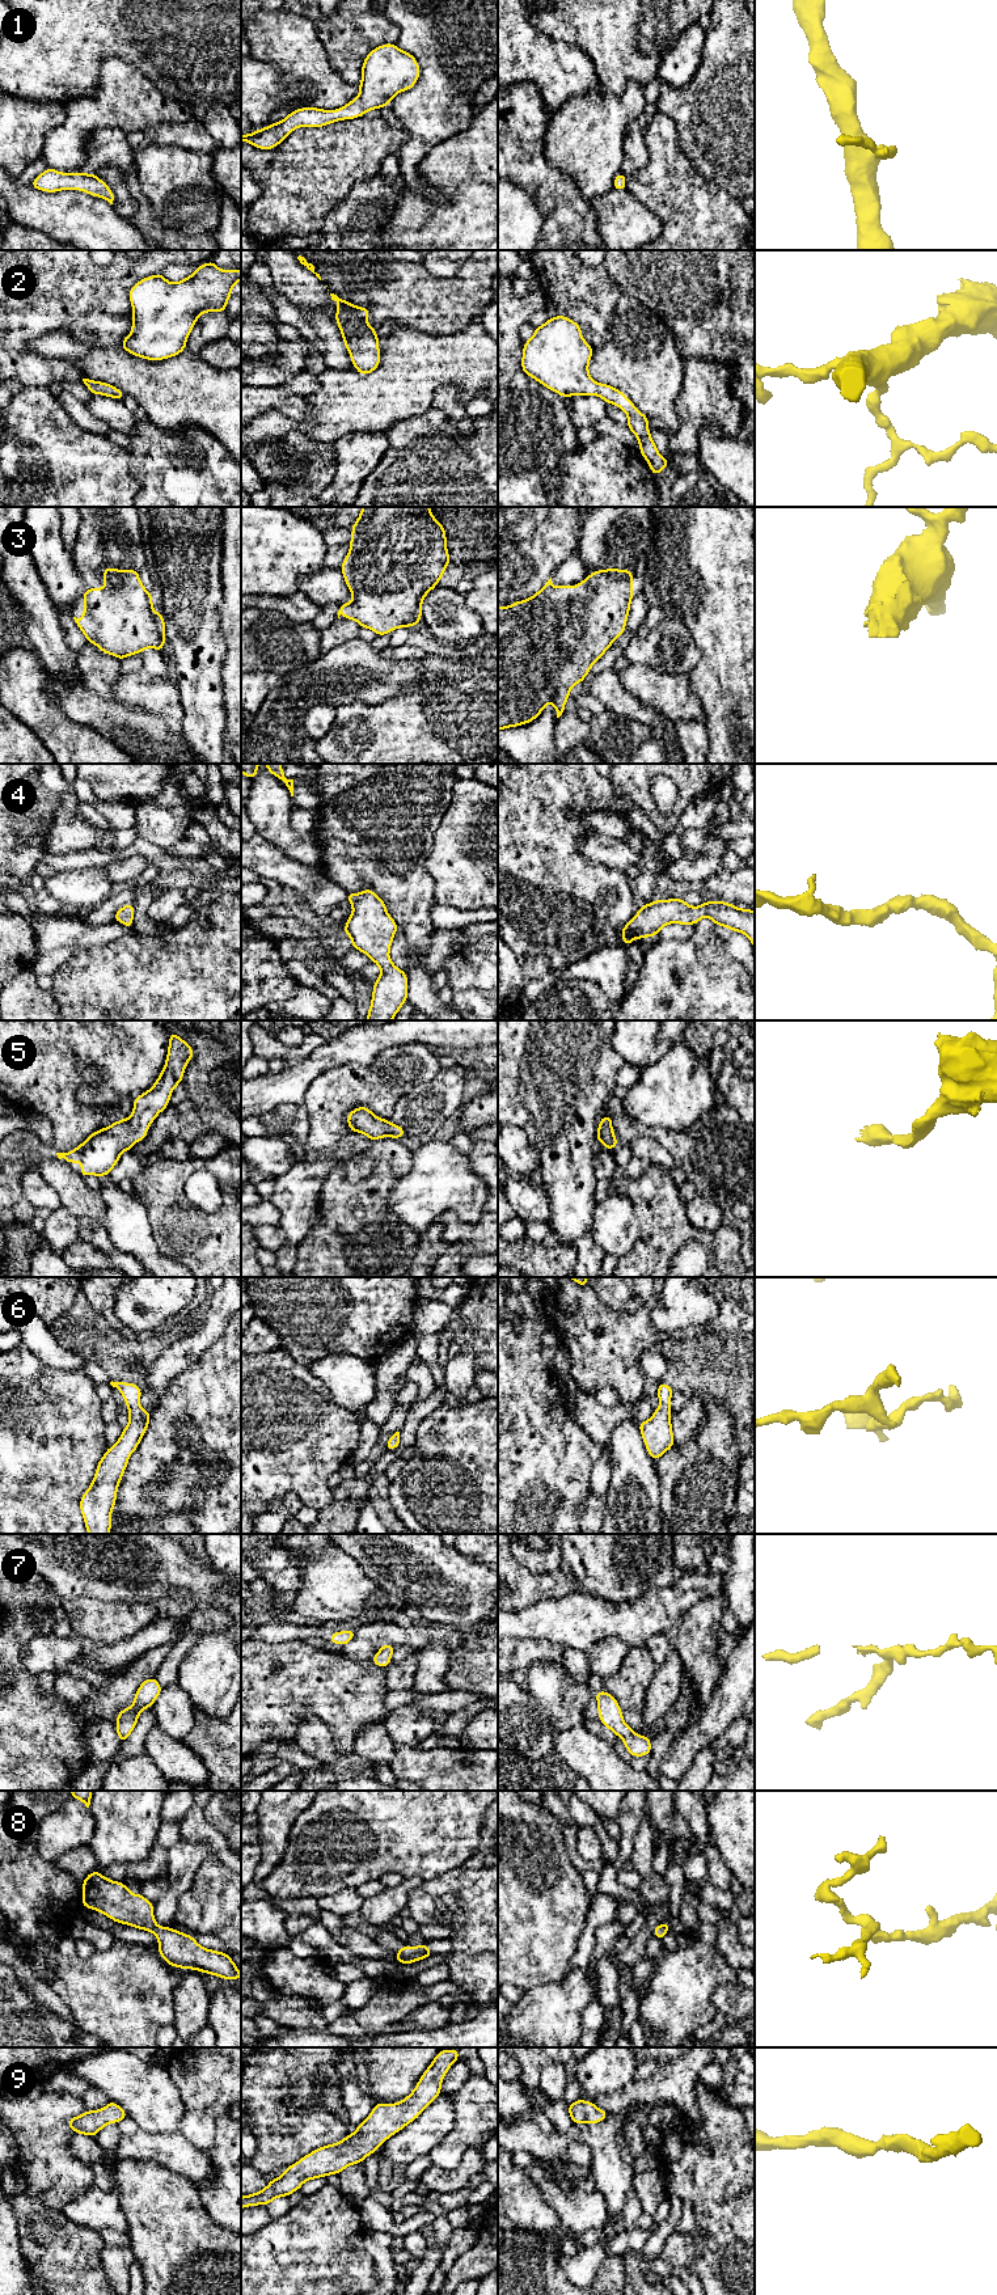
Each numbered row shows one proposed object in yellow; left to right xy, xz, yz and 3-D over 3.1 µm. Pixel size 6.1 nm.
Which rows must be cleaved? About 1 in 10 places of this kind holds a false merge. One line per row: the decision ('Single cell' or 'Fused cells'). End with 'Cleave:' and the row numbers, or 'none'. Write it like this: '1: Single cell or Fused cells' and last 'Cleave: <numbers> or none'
1: Single cell
2: Single cell
3: Single cell
4: Single cell
5: Single cell
6: Single cell
7: Single cell
8: Single cell
9: Single cell
Cleave: none

